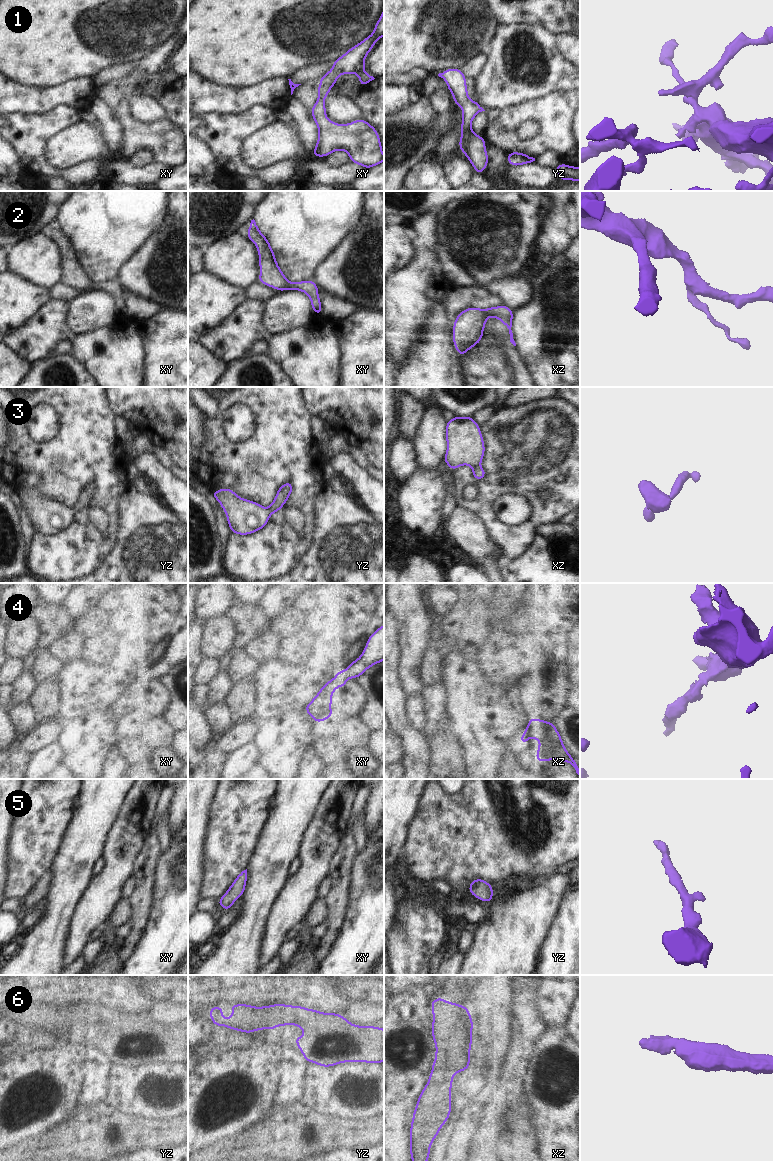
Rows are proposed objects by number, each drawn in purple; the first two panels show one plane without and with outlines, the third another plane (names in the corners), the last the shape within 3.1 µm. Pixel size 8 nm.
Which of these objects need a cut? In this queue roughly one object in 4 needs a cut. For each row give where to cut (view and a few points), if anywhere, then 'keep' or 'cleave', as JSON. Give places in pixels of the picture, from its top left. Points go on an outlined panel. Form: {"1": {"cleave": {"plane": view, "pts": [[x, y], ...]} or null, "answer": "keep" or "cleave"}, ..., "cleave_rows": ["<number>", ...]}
{"1": {"cleave": null, "answer": "keep"}, "2": {"cleave": null, "answer": "keep"}, "3": {"cleave": null, "answer": "keep"}, "4": {"cleave": null, "answer": "keep"}, "5": {"cleave": null, "answer": "keep"}, "6": {"cleave": null, "answer": "keep"}, "cleave_rows": []}

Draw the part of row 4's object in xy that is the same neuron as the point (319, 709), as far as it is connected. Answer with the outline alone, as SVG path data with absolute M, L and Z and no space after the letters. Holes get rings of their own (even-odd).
M384 624L368 637L367 644L357 660L352 661L344 672L339 669L333 679L324 683L317 695L305 706L305 711L317 724L331 718L333 716L332 693L337 690L338 686L341 685L345 689L347 679L358 679L367 669L383 660Z

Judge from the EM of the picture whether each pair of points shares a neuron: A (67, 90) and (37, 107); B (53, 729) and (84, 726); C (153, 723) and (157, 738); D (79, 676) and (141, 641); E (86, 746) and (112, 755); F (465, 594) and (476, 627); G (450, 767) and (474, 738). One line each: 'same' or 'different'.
A: same
B: different
C: same
D: same
E: different
F: same
G: different

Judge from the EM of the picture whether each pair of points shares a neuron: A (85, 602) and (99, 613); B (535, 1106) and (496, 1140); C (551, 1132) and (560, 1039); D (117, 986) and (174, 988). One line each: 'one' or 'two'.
A: two
B: two
C: one
D: two

